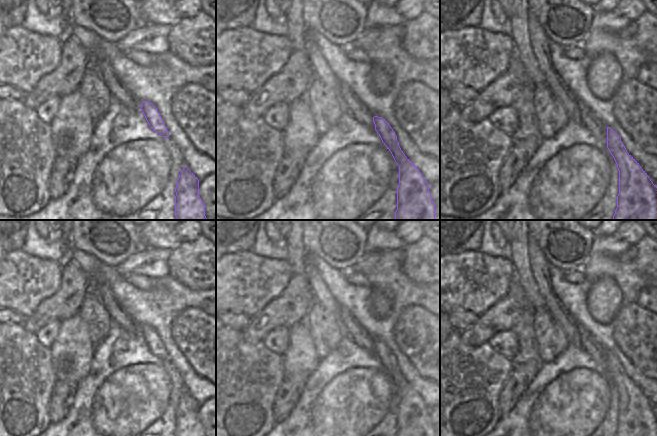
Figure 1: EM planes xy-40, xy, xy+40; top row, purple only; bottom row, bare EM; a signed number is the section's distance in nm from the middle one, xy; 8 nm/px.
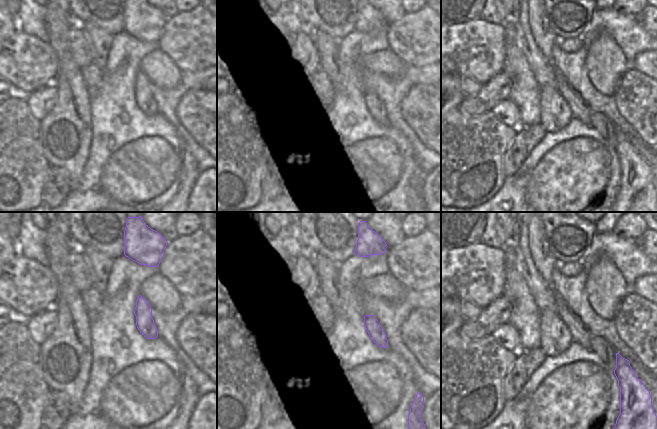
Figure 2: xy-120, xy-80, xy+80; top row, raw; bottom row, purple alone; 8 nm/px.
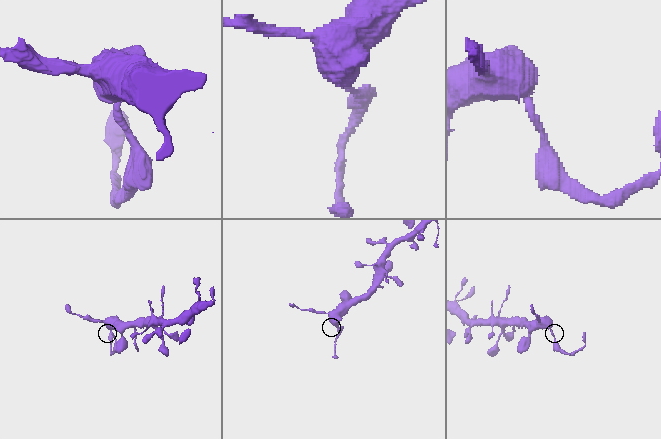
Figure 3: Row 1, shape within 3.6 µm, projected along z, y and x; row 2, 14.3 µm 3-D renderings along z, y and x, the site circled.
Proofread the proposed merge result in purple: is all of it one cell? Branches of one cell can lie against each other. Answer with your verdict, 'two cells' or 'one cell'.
two cells

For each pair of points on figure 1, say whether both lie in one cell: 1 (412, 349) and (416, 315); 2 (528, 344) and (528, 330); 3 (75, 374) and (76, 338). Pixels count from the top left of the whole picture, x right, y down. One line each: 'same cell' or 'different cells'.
1: same cell
2: different cells
3: same cell

